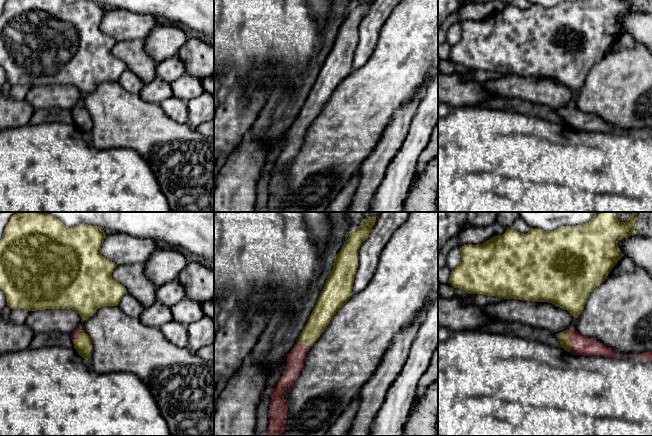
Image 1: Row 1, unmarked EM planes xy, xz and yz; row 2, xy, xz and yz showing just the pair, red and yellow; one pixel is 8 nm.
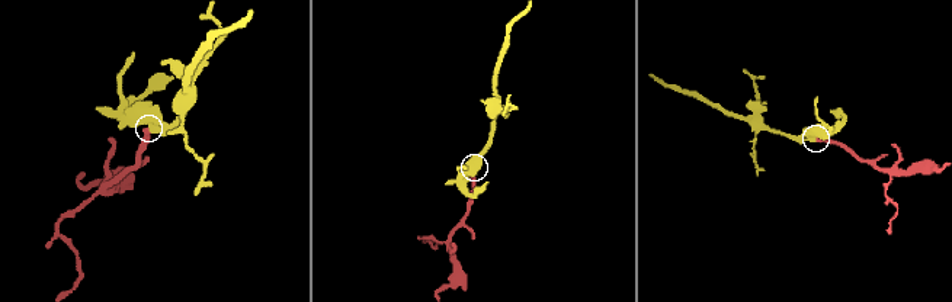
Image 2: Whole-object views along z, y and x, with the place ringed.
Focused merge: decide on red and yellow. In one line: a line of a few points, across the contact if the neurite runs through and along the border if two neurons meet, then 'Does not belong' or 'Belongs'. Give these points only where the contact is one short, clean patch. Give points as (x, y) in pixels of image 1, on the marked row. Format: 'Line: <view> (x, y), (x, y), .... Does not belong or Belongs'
Line: yz (580, 345), (570, 340), (563, 337). Belongs

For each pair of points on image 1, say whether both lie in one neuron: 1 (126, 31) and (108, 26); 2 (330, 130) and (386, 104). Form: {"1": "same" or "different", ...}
{"1": "same", "2": "same"}

